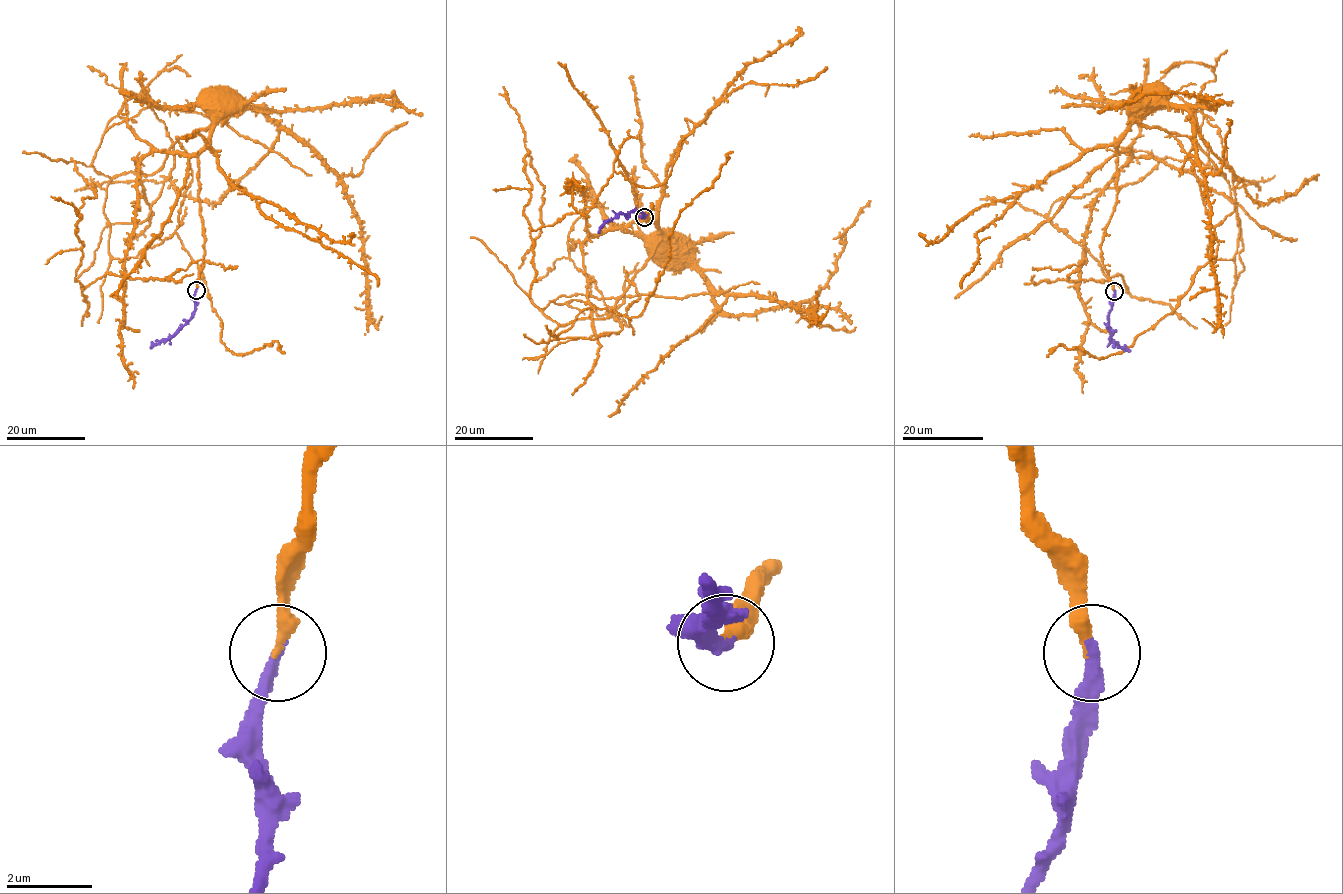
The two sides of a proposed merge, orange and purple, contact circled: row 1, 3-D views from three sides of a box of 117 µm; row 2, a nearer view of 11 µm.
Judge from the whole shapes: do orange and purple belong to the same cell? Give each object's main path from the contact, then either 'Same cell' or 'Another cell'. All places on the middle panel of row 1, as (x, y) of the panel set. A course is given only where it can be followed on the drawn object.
Course of orange: (644, 217), (652, 204), (646, 220), (651, 220), (660, 232), (664, 230), (669, 236), (666, 238). Course of purple: (644, 217), (640, 211), (618, 213), (598, 233). Same cell

